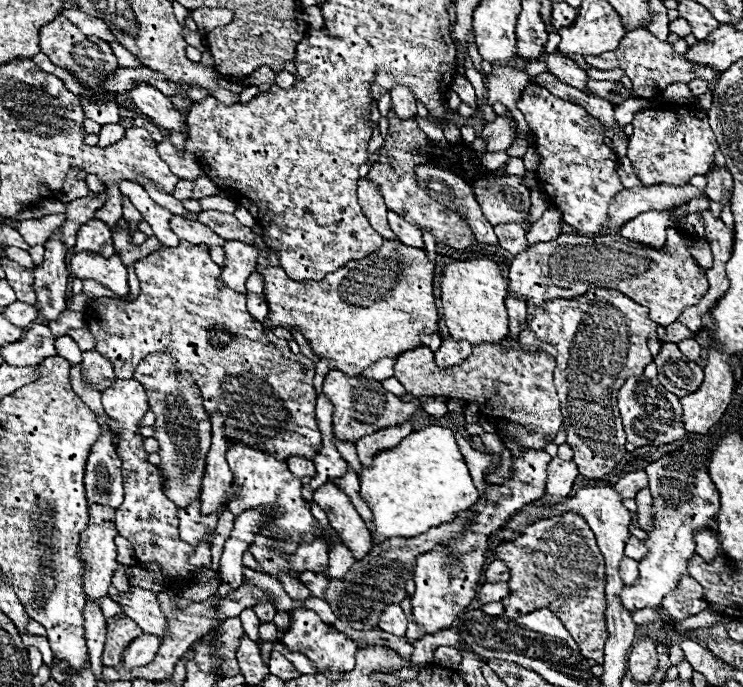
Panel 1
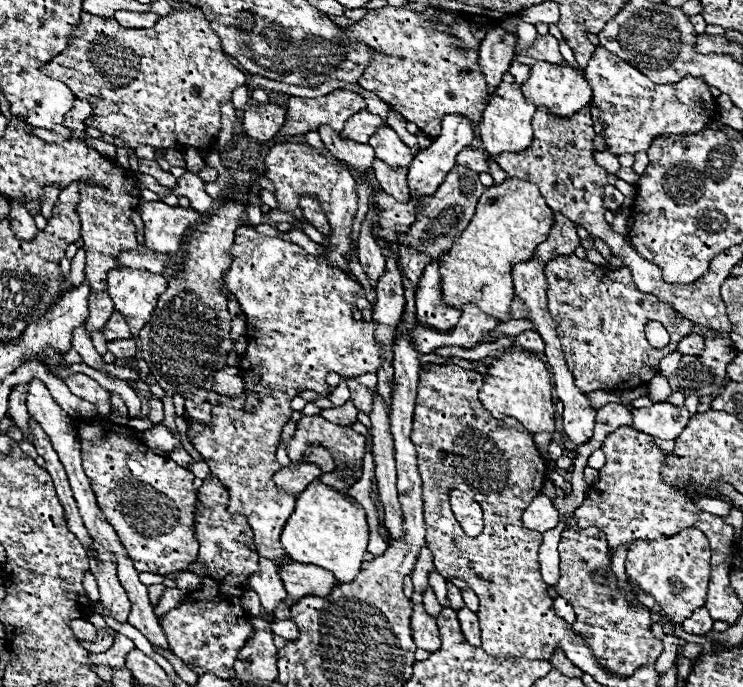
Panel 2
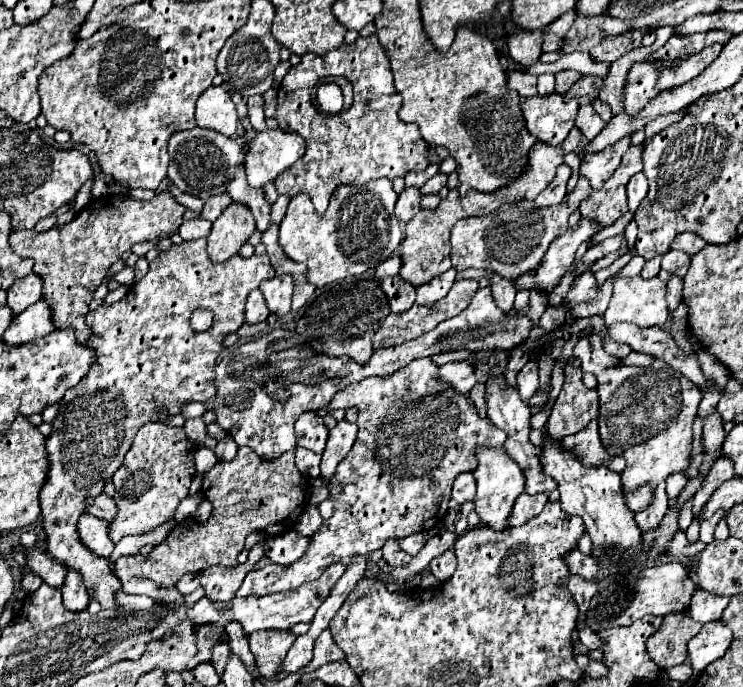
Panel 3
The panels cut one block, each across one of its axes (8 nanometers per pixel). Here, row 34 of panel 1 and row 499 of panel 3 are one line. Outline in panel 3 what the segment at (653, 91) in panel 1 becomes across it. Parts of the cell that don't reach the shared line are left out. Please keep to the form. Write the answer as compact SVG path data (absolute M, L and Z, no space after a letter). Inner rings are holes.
M638 488L634 496L626 496L626 504L634 514L638 514L652 504L652 498L654 498L654 488Z

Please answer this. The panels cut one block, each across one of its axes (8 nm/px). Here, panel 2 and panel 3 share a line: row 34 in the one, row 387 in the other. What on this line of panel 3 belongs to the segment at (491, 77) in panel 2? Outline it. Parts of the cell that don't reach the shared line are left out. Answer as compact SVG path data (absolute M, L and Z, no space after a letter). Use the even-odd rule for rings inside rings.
M492 376L486 382L486 408L488 408L488 418L502 428L508 434L508 440L504 444L506 452L510 458L514 458L514 462L524 470L526 474L526 492L528 494L540 494L540 492L552 492L558 488L558 484L554 484L554 480L550 476L546 476L542 472L542 462L540 462L540 454L542 450L532 446L528 440L528 432L530 432L530 410L528 404L522 402L518 390L514 386L508 386L504 376Z

